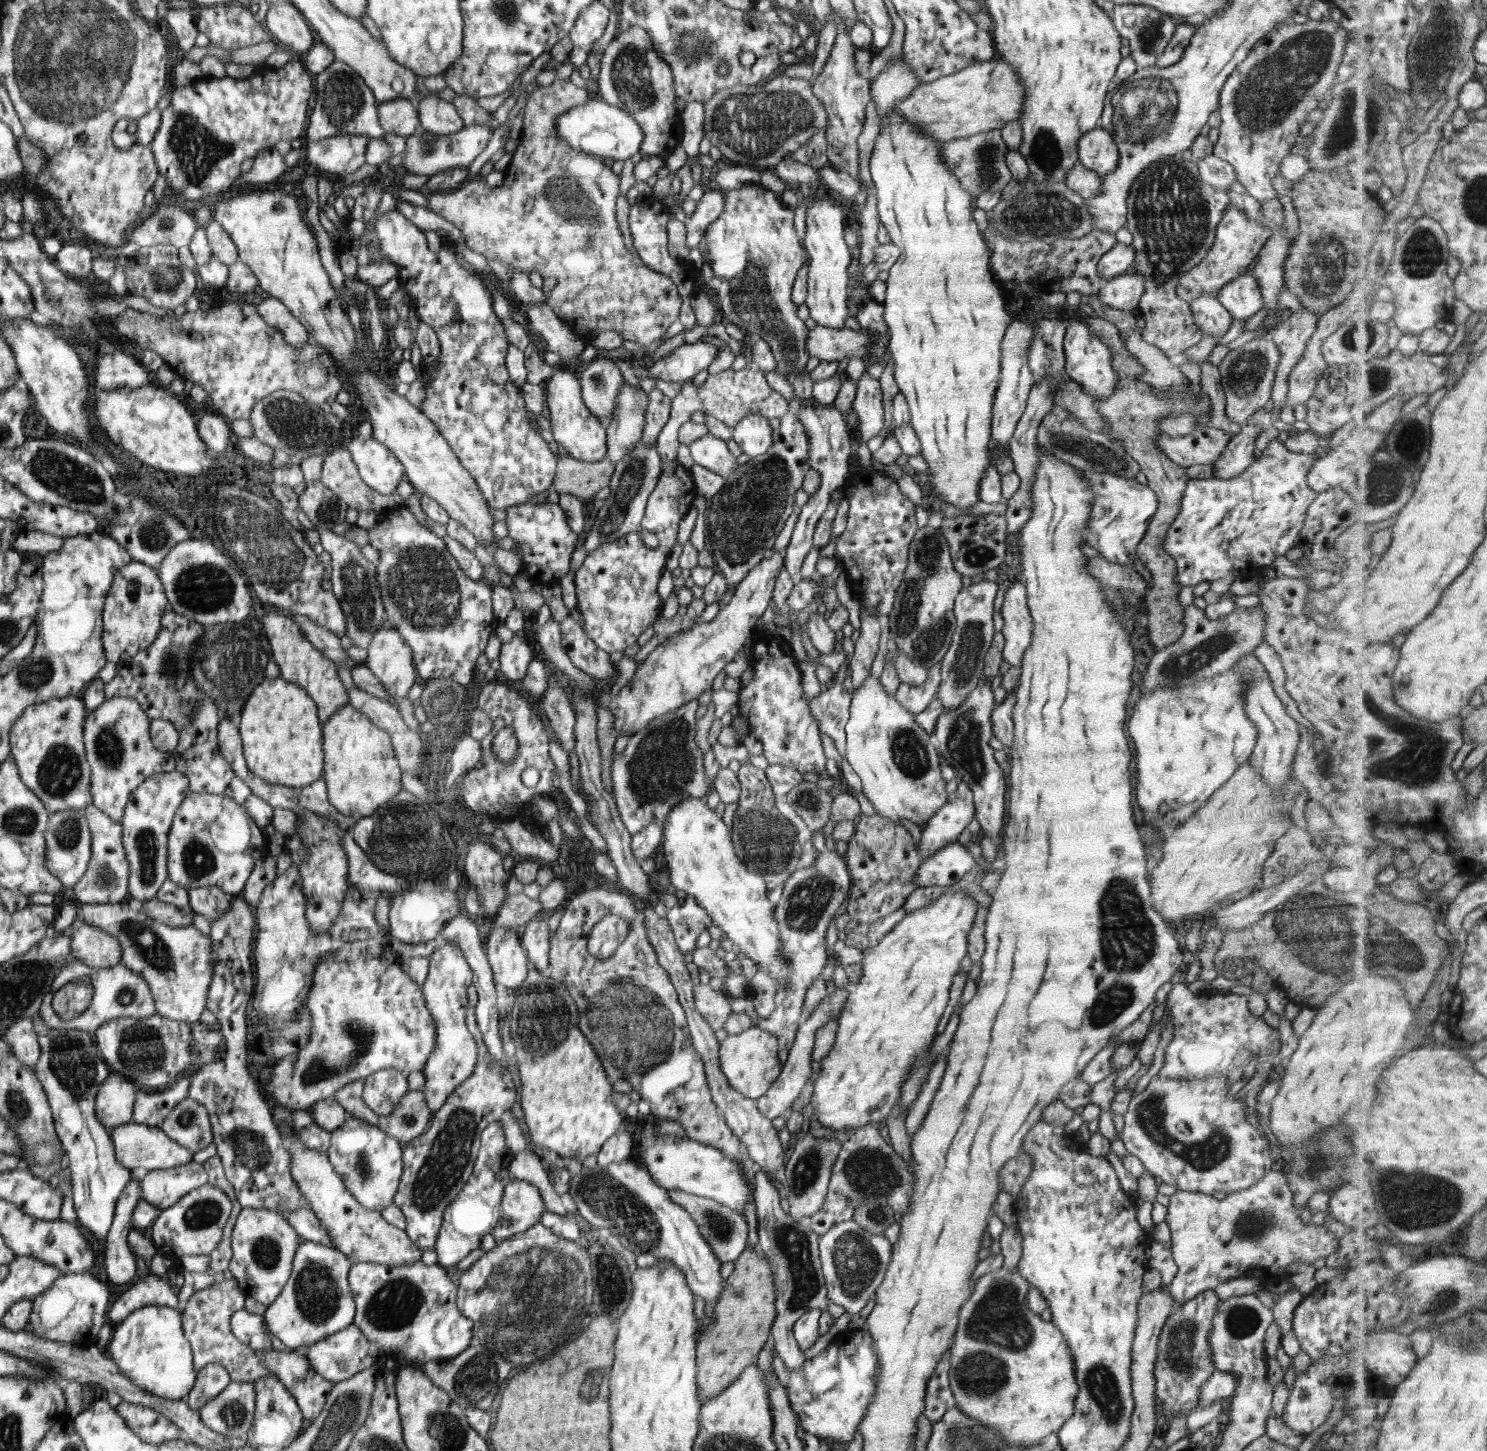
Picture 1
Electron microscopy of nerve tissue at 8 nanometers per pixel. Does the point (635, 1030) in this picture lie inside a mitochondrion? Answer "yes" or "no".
yes

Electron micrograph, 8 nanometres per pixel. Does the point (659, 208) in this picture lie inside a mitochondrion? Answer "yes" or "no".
no

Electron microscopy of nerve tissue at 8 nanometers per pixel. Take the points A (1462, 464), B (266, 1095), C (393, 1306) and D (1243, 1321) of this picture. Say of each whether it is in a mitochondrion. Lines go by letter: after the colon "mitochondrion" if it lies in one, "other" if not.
A: other
B: other
C: mitochondrion
D: mitochondrion

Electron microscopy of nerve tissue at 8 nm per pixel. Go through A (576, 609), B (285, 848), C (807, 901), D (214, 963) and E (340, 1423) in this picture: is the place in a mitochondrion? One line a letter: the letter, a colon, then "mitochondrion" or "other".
A: other
B: other
C: mitochondrion
D: other
E: mitochondrion

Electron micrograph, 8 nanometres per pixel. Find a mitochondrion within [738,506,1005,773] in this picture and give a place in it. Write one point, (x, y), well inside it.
(927, 637)

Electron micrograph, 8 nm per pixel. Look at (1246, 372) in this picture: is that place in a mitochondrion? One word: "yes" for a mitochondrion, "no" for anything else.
yes

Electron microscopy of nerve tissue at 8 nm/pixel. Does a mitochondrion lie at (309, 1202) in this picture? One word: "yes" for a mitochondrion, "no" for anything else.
no

